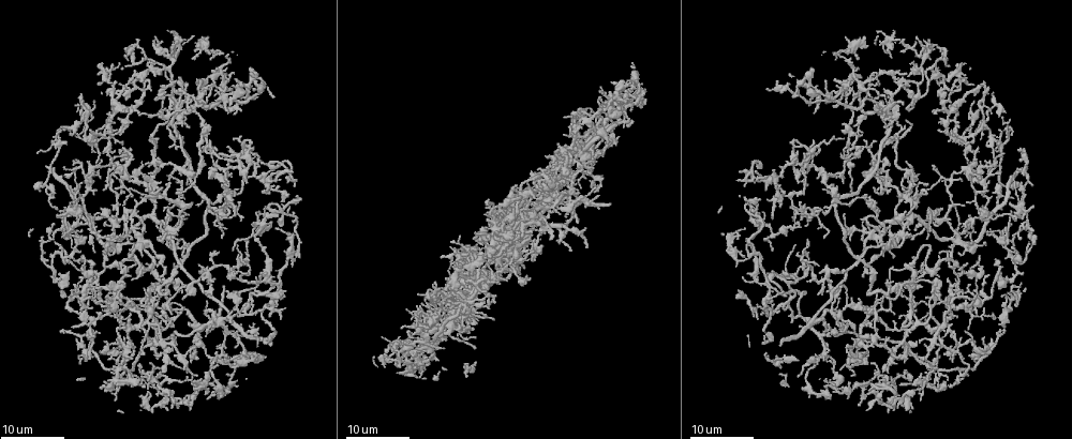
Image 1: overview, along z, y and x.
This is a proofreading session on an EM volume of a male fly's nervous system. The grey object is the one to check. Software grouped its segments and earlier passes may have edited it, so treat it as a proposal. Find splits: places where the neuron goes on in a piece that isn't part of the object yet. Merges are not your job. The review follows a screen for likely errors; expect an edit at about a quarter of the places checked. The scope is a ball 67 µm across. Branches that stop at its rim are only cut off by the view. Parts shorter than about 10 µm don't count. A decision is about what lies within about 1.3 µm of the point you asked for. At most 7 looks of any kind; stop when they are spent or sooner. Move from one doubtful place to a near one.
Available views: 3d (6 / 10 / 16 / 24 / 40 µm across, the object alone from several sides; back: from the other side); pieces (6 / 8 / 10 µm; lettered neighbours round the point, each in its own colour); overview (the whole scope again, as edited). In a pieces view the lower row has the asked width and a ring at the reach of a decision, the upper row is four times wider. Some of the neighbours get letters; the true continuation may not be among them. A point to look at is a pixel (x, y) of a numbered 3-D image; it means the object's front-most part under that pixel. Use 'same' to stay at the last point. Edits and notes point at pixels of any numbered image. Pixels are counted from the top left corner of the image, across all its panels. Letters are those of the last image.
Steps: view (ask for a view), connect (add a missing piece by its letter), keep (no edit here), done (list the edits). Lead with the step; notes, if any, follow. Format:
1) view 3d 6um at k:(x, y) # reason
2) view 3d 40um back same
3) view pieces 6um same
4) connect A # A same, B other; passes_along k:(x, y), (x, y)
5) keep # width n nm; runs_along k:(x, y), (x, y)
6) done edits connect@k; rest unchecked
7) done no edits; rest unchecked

view 3d 24um at 1:(141, 116) # branch stops here

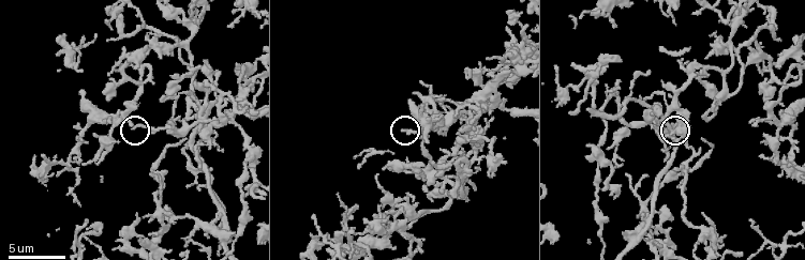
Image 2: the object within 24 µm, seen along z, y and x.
view 3d 10um at 2:(402, 129)

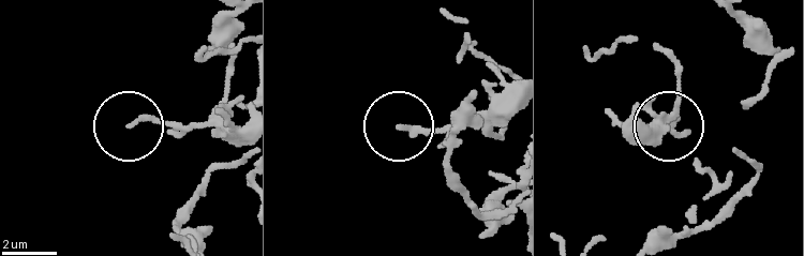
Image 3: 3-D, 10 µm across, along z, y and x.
view pieces 8um at 3:(133, 126) # see the neighbours

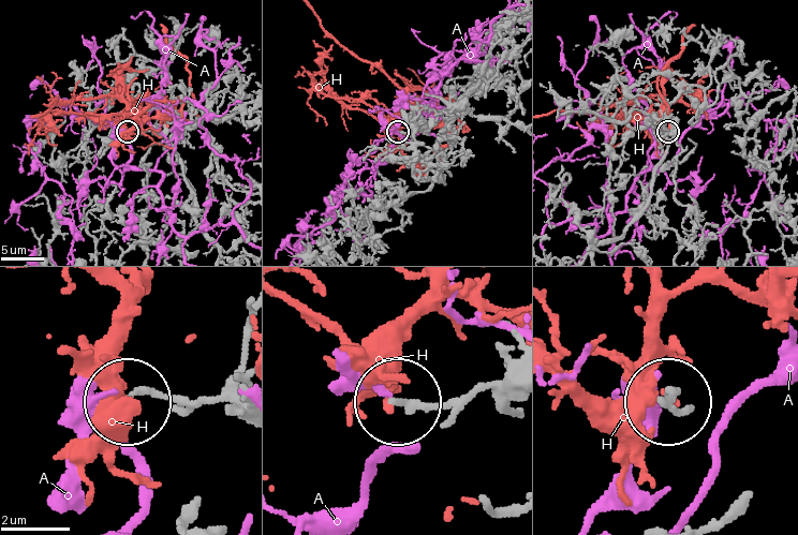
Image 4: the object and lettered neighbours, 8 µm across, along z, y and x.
keep # A other, H other; runs_along 4:(512, 367), (442, 402), (402, 402); no lettered piece goes on from it

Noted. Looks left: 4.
view 3d 24um at 1:(483, 304) # an open end

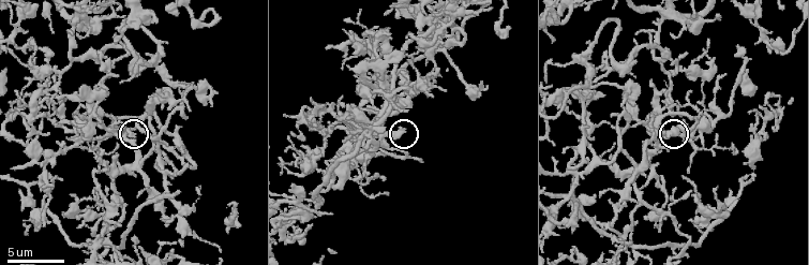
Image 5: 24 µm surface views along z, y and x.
view pieces 6um at 5:(403, 131) # see the neighbours

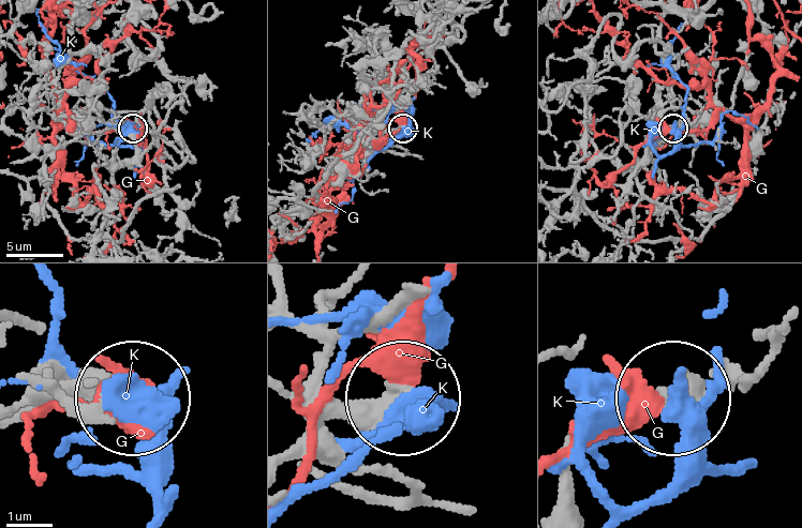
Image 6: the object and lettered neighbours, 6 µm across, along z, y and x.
keep # G other, K other; none of them fits

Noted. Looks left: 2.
view 3d 16um at 1:(510, 227) # free end

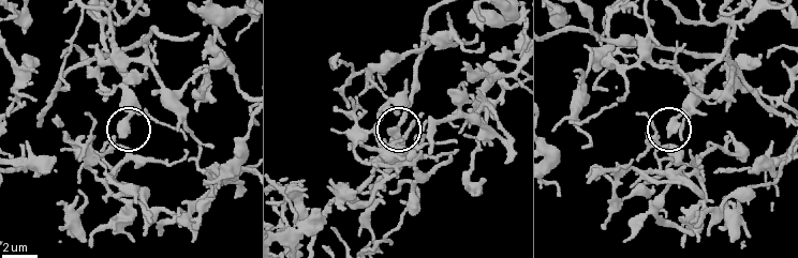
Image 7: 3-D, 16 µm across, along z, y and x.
view pieces 10um at 7:(669, 137)

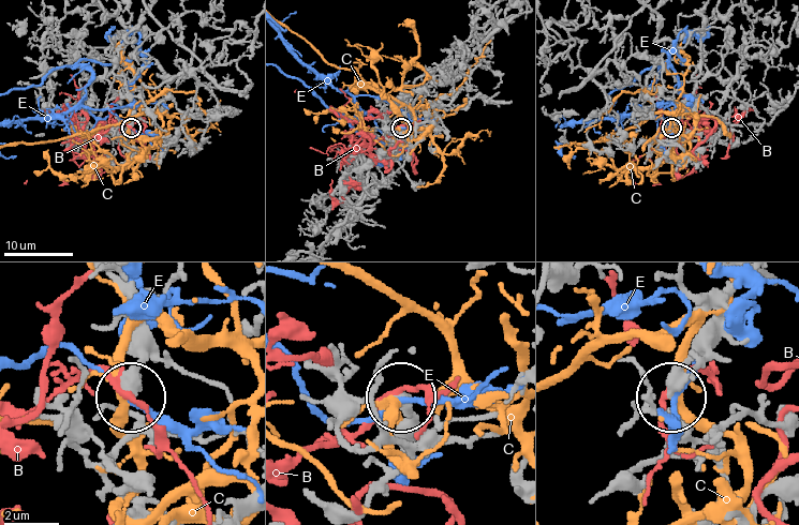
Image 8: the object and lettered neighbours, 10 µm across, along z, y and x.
keep # width 420 nm; B other, C other, E other; no lettered piece goes on from it

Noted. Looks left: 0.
done no edits; rest unchecked

